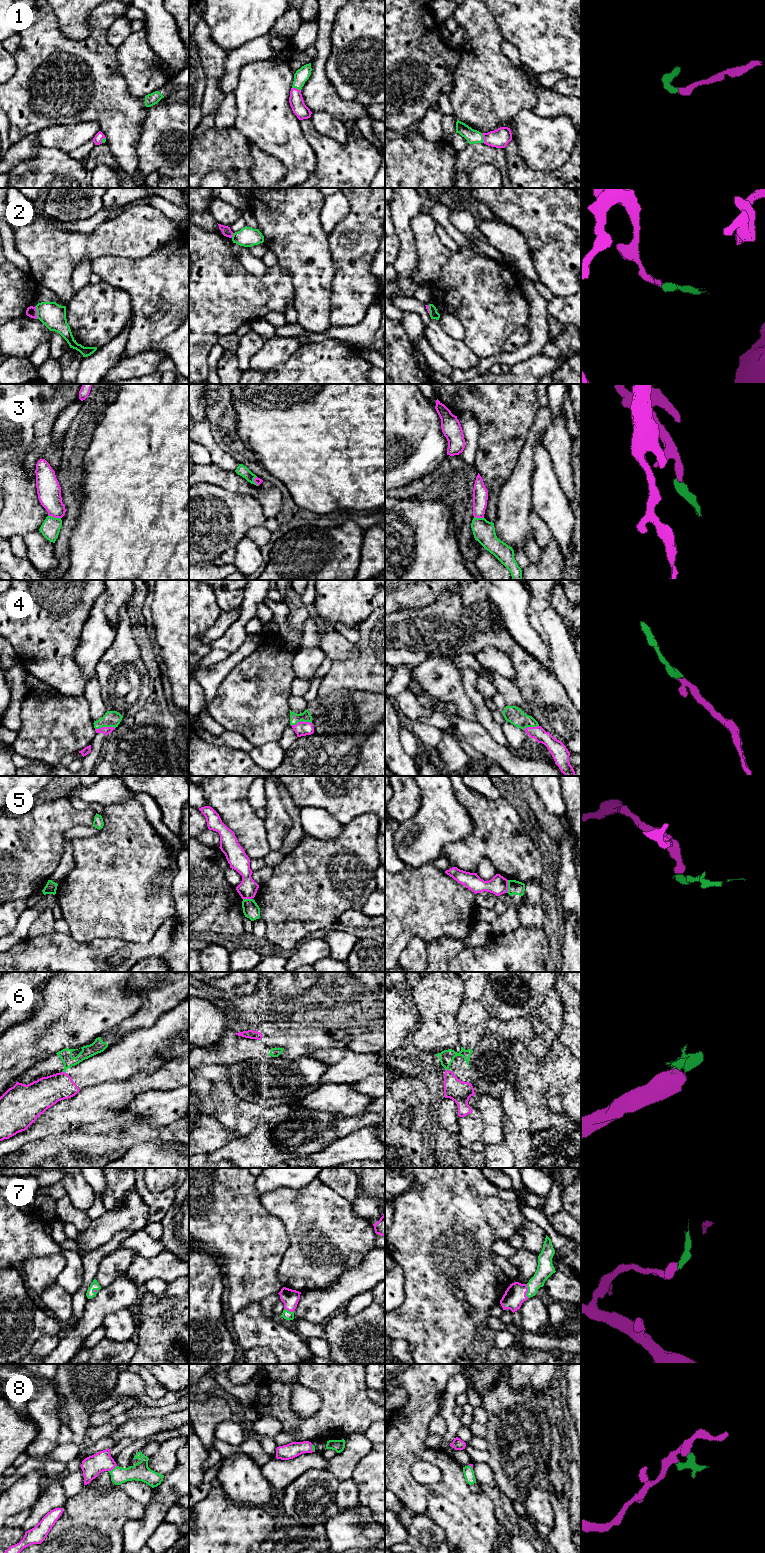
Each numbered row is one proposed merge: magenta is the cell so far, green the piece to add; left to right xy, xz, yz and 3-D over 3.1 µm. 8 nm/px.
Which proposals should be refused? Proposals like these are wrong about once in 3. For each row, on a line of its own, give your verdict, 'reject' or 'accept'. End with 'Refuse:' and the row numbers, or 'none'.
1: accept
2: reject
3: reject
4: accept
5: reject
6: reject
7: accept
8: accept
Refuse: 2, 3, 5, 6

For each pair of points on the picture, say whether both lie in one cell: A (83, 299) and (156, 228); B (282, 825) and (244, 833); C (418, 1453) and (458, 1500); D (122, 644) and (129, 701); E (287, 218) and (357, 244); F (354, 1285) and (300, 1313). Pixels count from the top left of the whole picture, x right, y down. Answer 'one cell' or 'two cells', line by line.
A: two cells
B: two cells
C: one cell
D: one cell
E: two cells
F: one cell

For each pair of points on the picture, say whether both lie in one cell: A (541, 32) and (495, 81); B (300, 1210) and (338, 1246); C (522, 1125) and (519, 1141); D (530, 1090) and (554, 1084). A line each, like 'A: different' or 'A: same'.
A: different
B: same
C: different
D: different

